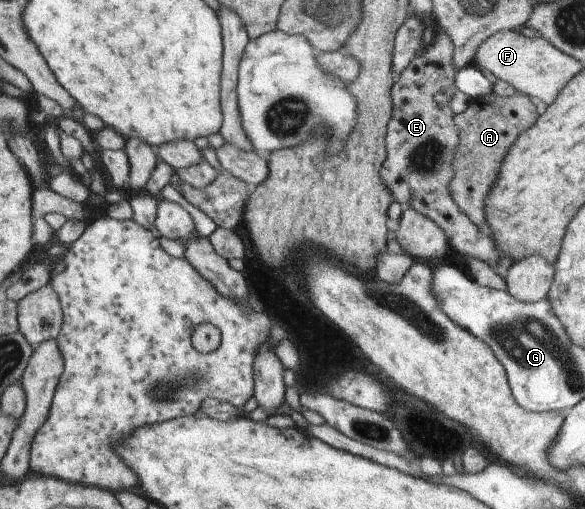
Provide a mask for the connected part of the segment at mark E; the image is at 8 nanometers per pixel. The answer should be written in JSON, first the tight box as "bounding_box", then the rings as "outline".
{"bounding_box":[383,25,502,267],"outline":[[[436,25],[436,37],[432,46],[422,56],[417,56],[406,70],[399,76],[392,89],[395,112],[388,125],[387,149],[388,158],[383,166],[383,181],[392,191],[394,198],[406,209],[414,209],[428,215],[436,221],[451,240],[451,248],[465,257],[476,257],[489,262],[493,267],[502,258],[495,242],[490,239],[480,227],[460,208],[454,200],[451,184],[457,170],[457,149],[461,146],[461,132],[456,122],[456,116],[450,108],[452,98],[456,96],[456,76],[458,76],[455,61],[455,44],[444,30]]]}

